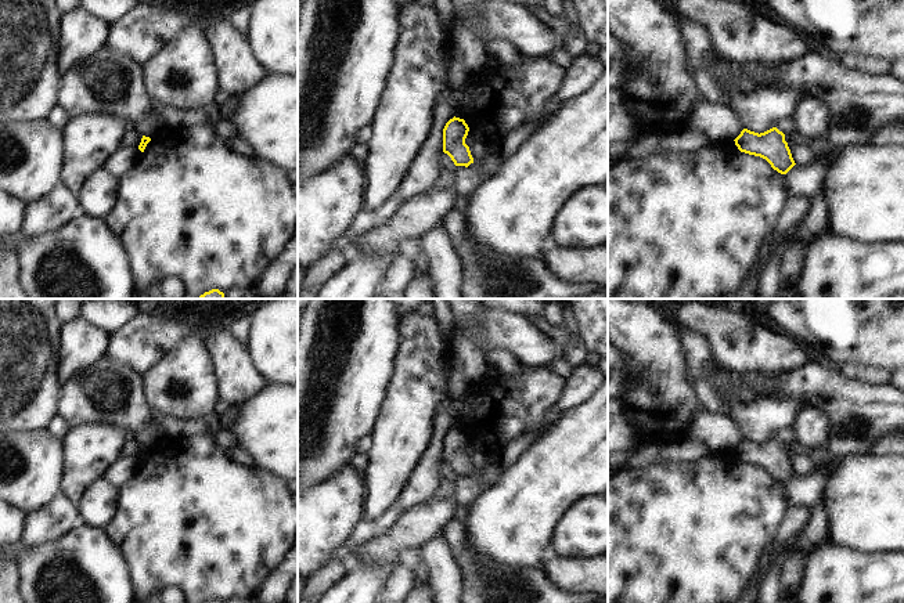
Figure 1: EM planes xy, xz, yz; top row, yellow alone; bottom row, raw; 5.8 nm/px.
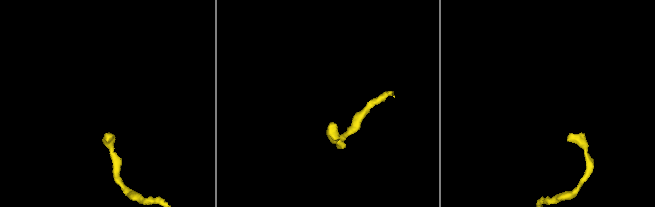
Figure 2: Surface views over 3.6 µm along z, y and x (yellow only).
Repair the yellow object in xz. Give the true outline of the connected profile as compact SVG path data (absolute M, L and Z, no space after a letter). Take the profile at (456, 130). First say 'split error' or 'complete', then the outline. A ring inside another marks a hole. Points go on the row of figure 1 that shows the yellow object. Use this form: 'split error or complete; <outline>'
complete; M455 116L443 129L443 152L451 158L455 166L468 167L473 163L469 147L465 144L468 131L465 120Z

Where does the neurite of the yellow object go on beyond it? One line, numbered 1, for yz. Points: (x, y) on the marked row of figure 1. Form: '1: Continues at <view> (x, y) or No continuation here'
1: No continuation here

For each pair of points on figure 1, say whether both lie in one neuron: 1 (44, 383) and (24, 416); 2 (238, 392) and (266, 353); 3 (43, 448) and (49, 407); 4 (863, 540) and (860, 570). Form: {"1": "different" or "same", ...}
{"1": "same", "2": "different", "3": "different", "4": "different"}

